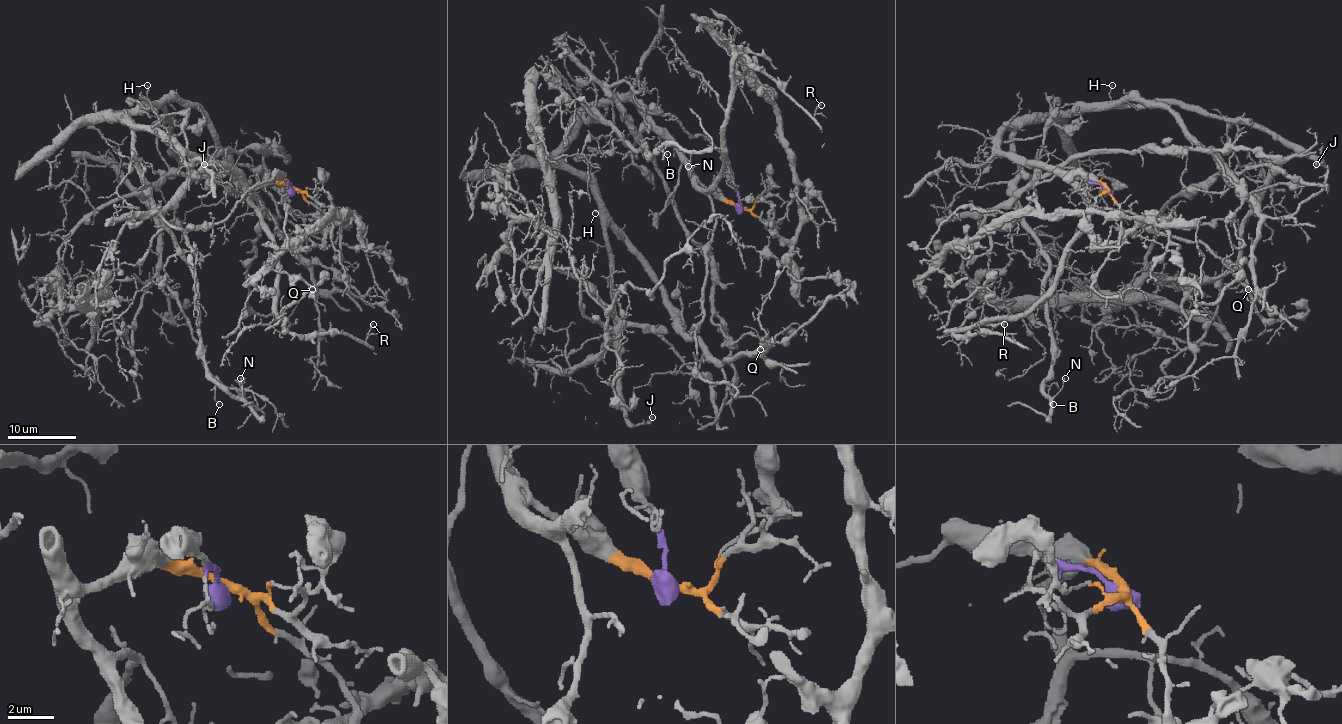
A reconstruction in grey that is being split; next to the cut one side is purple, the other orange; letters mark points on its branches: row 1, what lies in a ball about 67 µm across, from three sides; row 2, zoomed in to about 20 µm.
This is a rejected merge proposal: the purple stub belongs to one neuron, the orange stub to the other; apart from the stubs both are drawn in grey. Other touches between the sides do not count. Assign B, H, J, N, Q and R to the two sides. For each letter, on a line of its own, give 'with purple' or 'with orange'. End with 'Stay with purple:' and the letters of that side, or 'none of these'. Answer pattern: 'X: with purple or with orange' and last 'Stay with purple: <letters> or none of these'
B: with orange
H: with orange
J: with orange
N: with orange
Q: with orange
R: with orange
Stay with purple: none of these

